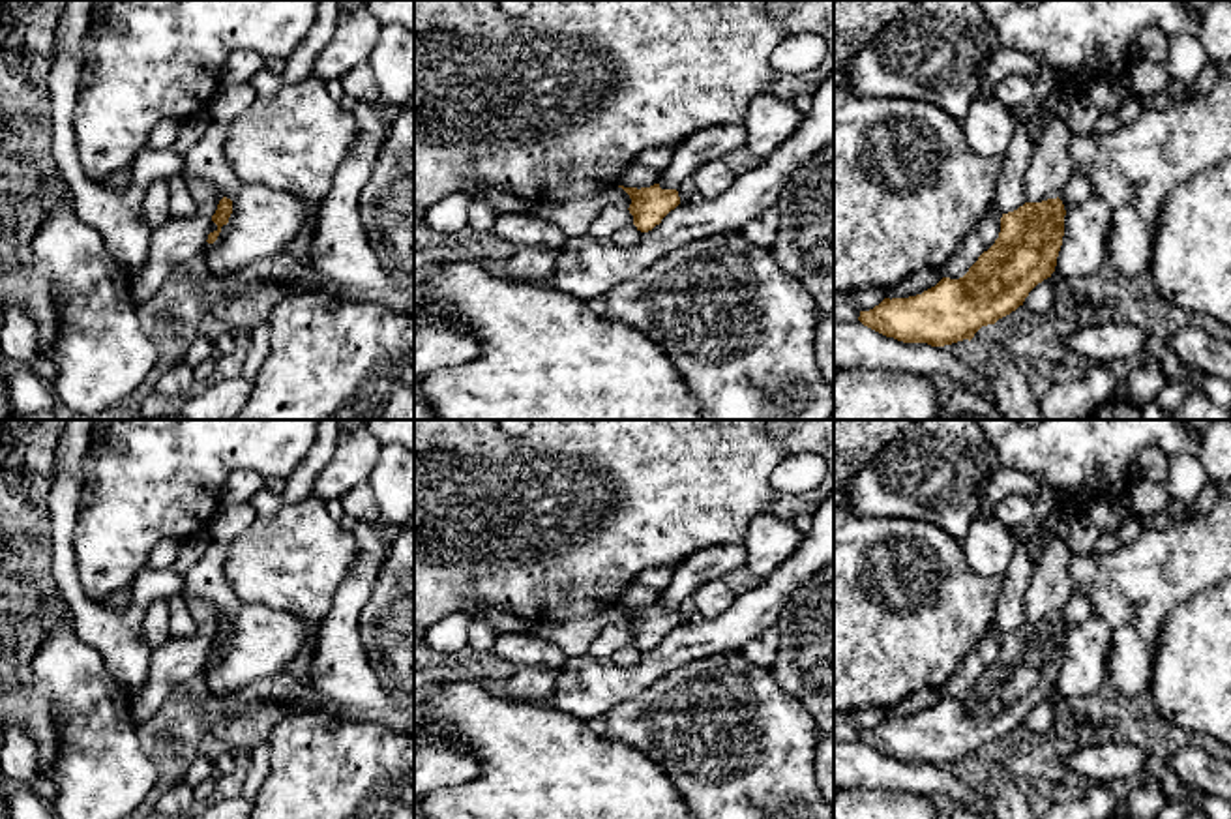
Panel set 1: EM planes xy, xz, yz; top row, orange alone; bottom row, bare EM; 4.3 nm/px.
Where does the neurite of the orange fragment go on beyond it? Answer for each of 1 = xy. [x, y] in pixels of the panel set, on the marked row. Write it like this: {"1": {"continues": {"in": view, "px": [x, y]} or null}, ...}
{"1": {"continues": null}}

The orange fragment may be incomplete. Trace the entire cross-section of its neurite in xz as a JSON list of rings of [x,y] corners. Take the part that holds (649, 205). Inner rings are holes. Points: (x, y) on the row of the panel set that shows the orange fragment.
[[[660,184],[650,187],[622,187],[630,199],[630,214],[633,216],[633,225],[641,232],[652,231],[661,219],[680,204],[676,189],[661,189]]]

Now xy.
[[[223,197],[217,204],[215,214],[212,216],[212,221],[217,225],[214,232],[208,234],[208,244],[214,244],[221,232],[221,227],[229,223],[229,217],[232,214],[232,201]]]

